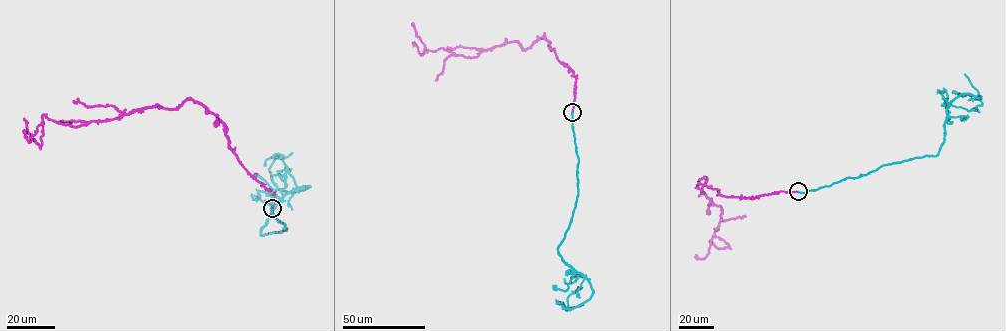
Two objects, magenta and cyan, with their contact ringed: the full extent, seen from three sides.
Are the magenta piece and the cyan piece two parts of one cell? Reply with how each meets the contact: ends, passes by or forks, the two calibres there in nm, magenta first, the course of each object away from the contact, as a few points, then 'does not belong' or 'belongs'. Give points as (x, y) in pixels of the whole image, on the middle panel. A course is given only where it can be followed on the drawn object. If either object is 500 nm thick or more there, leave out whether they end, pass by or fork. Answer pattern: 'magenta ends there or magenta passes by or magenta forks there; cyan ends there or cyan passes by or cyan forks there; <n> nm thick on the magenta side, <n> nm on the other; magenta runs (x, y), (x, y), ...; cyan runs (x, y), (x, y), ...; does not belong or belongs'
magenta ends there; cyan ends there; 280 nm thick on the magenta side, 280 nm on the other; magenta runs (572, 112), (575, 77), (543, 38), (526, 49), (510, 42), (467, 57), (425, 47), (421, 54), (413, 43); cyan runs (572, 112), (578, 194), (558, 251), (593, 290), (588, 299), (570, 309), (567, 298), (582, 287); does not belong

